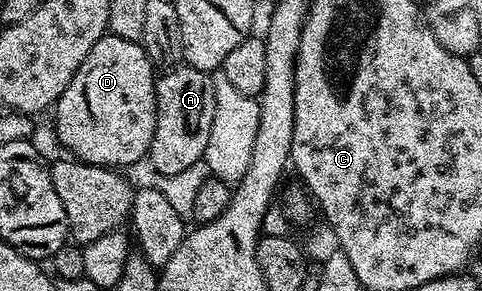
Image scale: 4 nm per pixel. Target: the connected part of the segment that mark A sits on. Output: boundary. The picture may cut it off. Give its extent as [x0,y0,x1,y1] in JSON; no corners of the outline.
[146,66,216,176]

